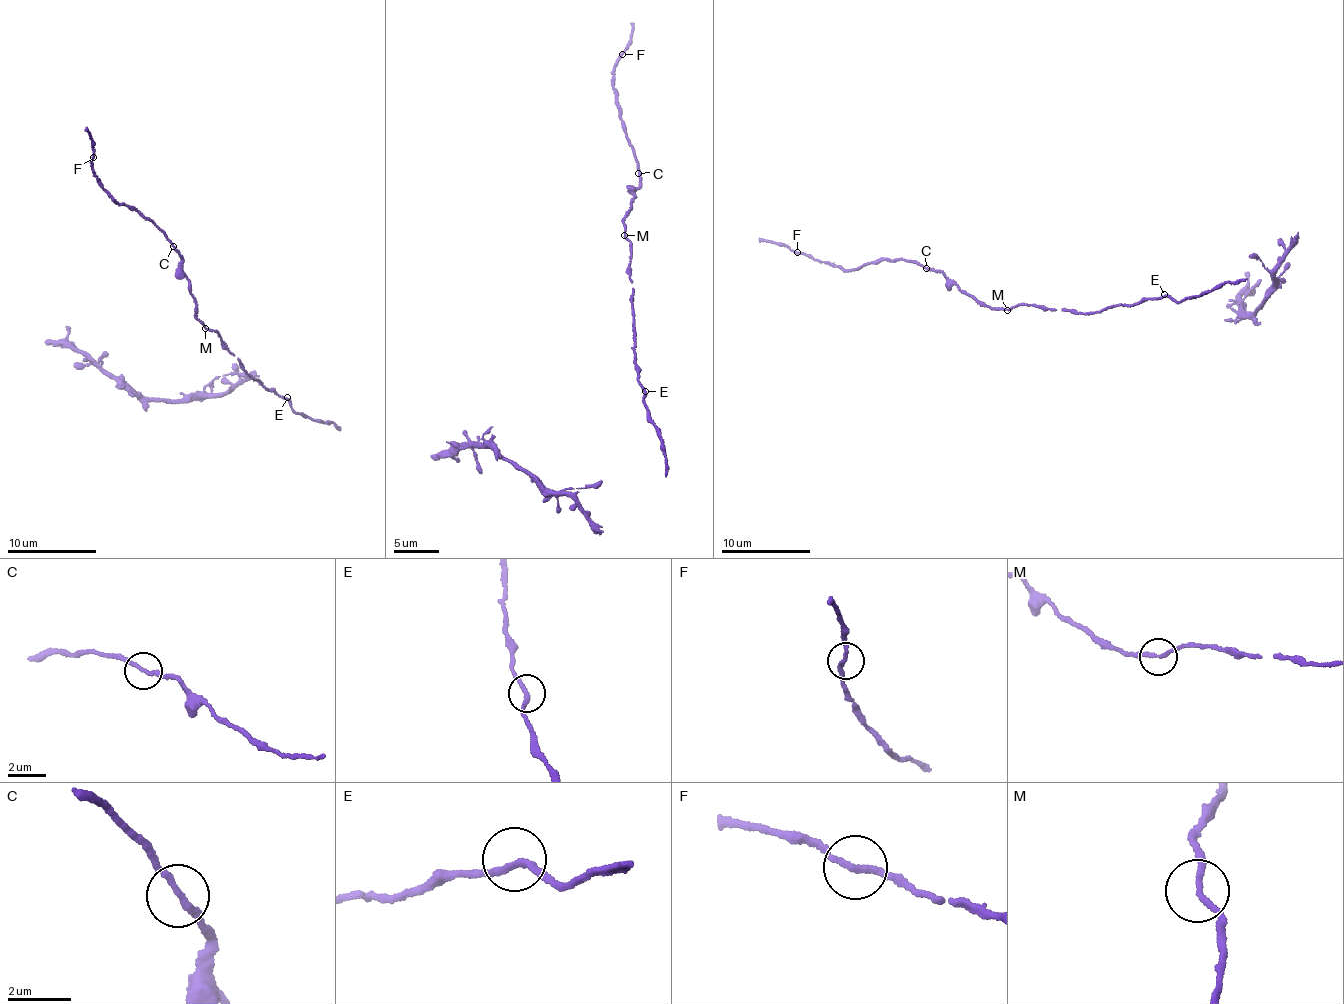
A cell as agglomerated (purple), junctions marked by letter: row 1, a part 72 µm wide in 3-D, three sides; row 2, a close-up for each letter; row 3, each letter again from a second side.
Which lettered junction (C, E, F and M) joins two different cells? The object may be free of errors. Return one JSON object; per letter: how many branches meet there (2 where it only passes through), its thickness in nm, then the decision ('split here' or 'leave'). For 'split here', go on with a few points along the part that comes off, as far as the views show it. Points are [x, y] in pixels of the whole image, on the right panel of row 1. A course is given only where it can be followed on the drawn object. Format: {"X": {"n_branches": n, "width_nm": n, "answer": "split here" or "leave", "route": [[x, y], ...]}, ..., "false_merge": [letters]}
{"C": {"n_branches": 2, "width_nm": 190, "answer": "leave"}, "E": {"n_branches": 2, "width_nm": 220, "answer": "leave"}, "F": {"n_branches": 2, "width_nm": 200, "answer": "leave"}, "M": {"n_branches": 2, "width_nm": 180, "answer": "leave"}, "false_merge": []}

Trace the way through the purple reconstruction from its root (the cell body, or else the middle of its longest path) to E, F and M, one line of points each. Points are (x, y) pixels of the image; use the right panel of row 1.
E: (1105, 310), (1138, 304), (1164, 294)
F: (1105, 310), (1025, 304), (996, 310), (914, 263), (889, 258), (842, 270), (797, 252)
M: (1105, 310), (1072, 313), (1061, 308), (1046, 309), (1025, 304), (1006, 309)

